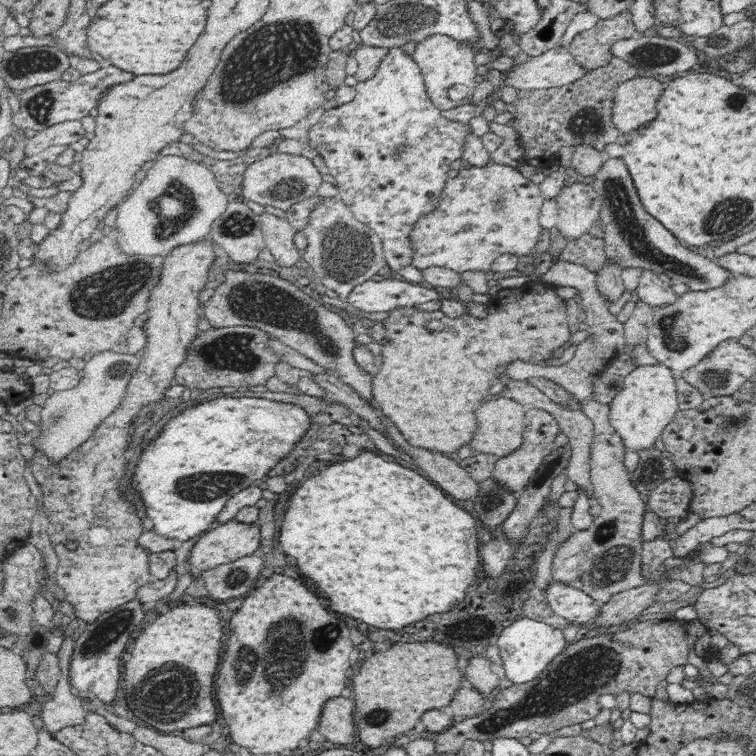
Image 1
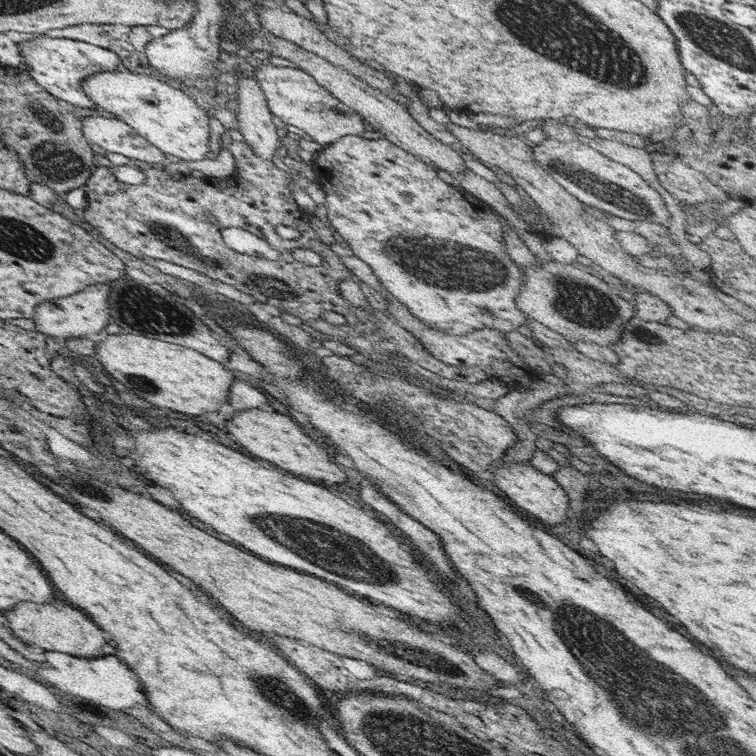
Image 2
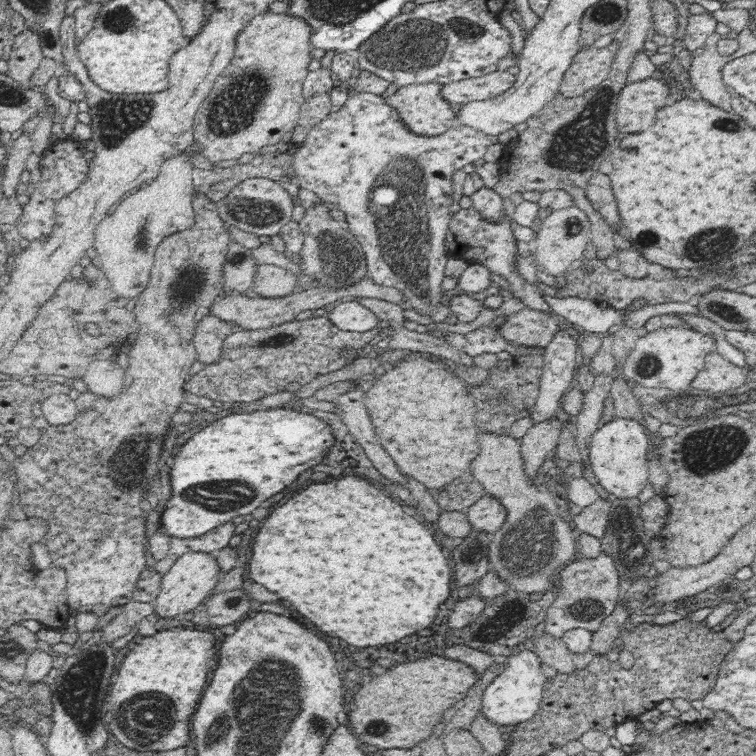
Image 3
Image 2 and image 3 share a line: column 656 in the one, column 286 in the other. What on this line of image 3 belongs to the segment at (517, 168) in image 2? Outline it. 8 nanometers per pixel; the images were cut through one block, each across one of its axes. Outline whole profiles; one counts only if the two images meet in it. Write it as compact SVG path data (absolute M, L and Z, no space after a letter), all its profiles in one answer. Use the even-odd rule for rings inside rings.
M282 267L258 268L251 288L262 298L280 298L280 295L290 295L294 292L296 276Z

